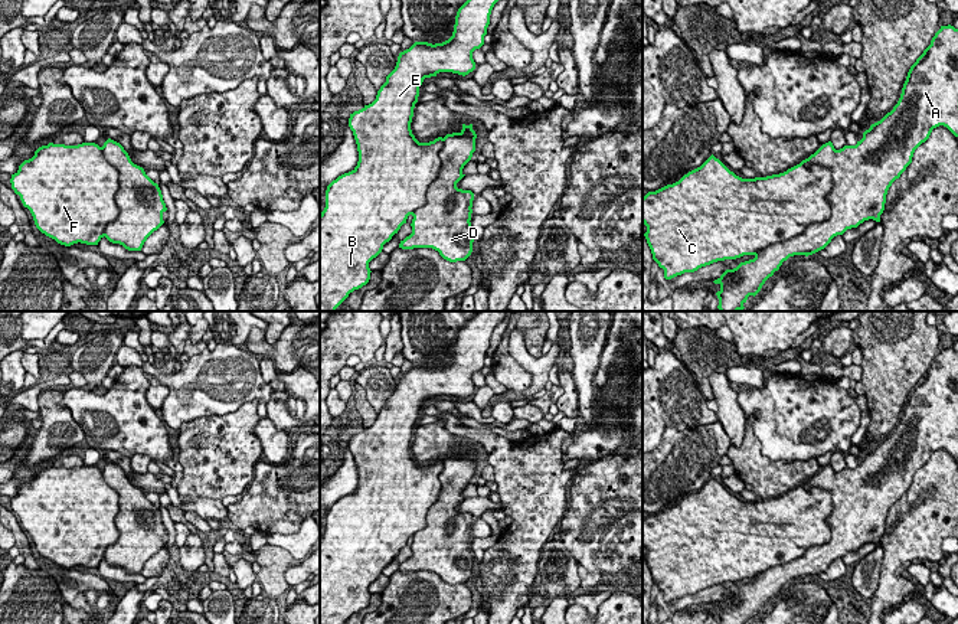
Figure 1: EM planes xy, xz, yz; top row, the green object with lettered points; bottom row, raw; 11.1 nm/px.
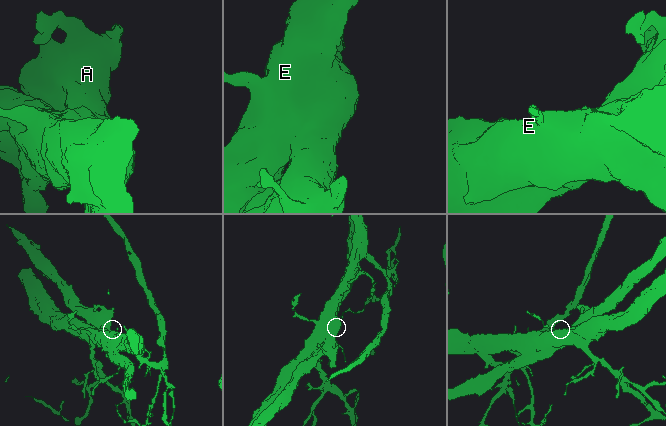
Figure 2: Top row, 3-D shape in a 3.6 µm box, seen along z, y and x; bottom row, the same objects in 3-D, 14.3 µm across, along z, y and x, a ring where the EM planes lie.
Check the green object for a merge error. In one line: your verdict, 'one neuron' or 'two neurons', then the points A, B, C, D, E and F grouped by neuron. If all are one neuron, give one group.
two neurons | A D / B C E F

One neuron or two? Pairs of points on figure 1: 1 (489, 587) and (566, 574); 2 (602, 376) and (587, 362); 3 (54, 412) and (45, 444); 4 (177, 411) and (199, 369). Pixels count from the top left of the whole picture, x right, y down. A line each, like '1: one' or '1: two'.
1: two
2: two
3: one
4: one

